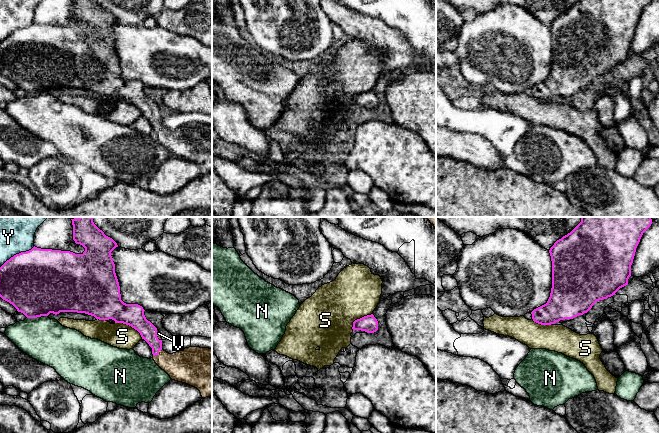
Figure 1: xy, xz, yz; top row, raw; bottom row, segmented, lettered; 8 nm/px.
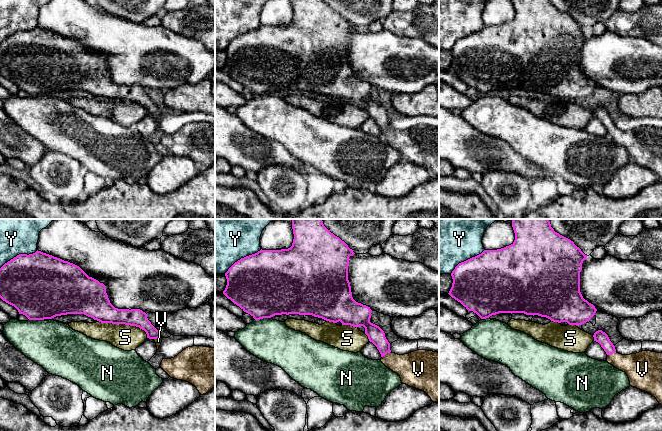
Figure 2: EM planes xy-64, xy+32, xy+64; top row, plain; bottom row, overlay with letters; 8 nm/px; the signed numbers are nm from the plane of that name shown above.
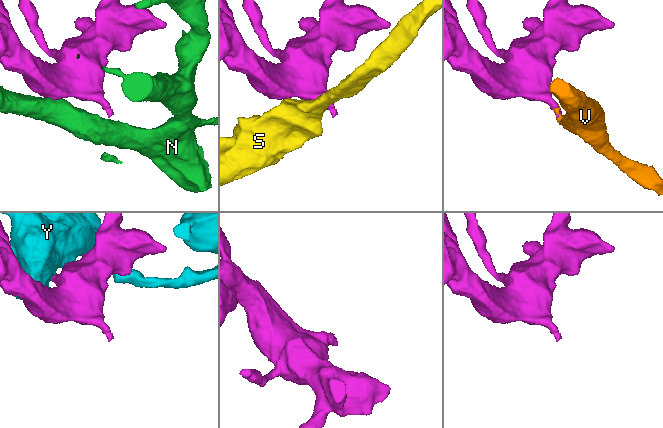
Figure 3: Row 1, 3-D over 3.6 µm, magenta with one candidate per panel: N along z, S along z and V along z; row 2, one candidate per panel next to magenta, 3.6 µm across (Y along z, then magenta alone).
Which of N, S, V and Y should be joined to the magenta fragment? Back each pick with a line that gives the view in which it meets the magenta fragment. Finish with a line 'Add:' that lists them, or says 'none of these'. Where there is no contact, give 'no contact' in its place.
V: contact in xy
Add: V

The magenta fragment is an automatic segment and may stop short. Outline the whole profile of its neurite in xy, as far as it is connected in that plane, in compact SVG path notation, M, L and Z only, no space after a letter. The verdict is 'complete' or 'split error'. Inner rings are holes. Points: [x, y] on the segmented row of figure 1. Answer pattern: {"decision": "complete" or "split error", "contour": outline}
{"decision": "split error", "contour": "M79 217L71 220L73 240L76 244L82 245L85 251L82 254L75 254L70 251L41 249L34 246L29 251L14 255L0 267L0 297L12 304L27 318L48 316L50 313L57 315L60 312L77 312L94 316L99 320L112 319L115 323L129 325L137 330L142 339L149 344L152 348L153 360L172 380L197 388L202 398L212 396L212 349L189 347L173 354L164 351L160 332L146 319L143 307L138 304L126 304L121 300L120 286L111 256L111 252L118 247L117 243L94 224L92 217Z"}

